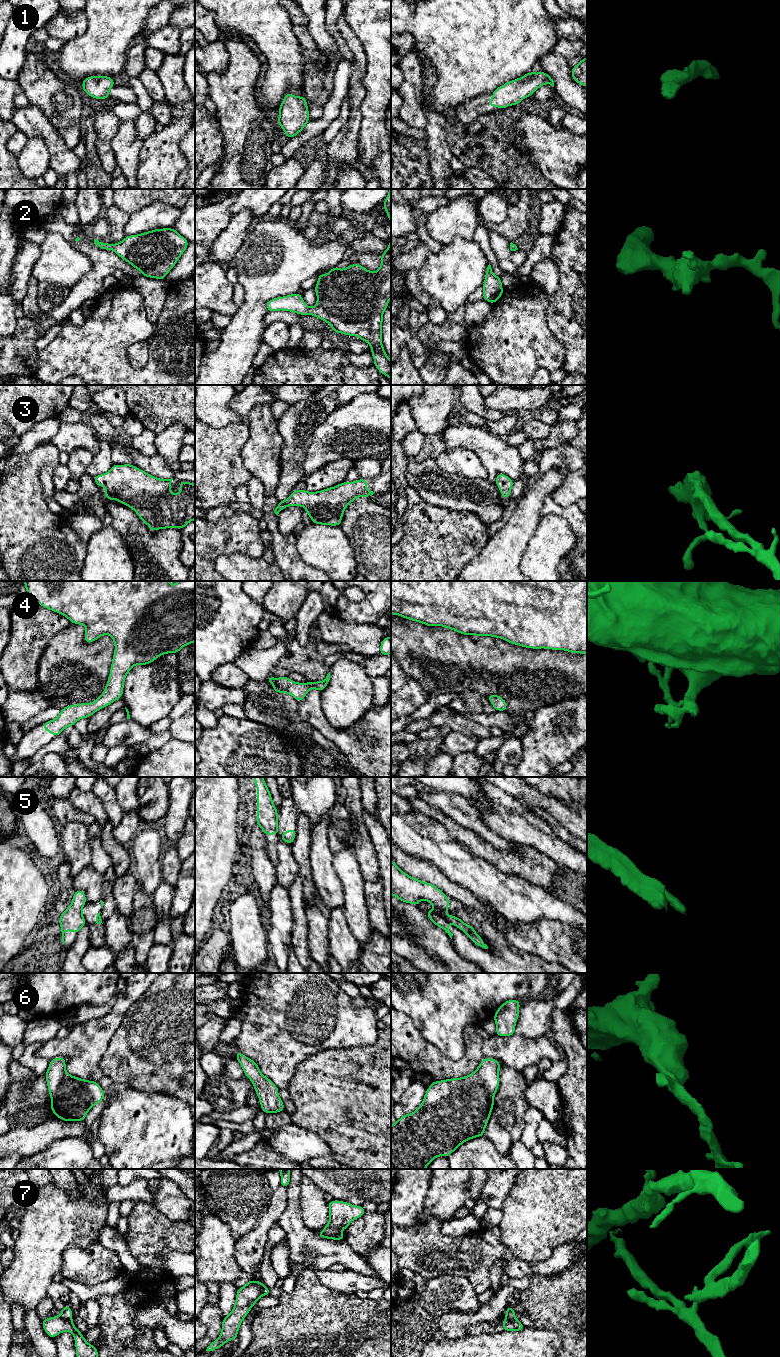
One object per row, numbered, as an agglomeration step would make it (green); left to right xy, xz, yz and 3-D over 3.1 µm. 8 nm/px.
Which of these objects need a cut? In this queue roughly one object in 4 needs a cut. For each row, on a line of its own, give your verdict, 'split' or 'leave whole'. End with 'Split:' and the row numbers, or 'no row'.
1: leave whole
2: leave whole
3: leave whole
4: leave whole
5: split
6: leave whole
7: split
Split: 5, 7

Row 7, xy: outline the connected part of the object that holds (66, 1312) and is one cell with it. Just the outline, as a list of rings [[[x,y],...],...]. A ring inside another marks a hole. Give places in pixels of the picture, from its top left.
[[[63,1306],[61,1309],[60,1317],[69,1321],[70,1323],[73,1323],[72,1308],[68,1306]]]

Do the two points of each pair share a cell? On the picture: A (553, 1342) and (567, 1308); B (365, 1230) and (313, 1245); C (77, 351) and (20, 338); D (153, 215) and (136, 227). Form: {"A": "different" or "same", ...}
{"A": "different", "B": "different", "C": "different", "D": "same"}

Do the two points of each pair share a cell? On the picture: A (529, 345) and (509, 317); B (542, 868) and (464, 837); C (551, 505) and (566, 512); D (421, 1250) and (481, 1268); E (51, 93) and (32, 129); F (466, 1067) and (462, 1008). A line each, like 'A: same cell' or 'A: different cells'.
A: same cell
B: same cell
C: same cell
D: same cell
E: different cells
F: different cells

